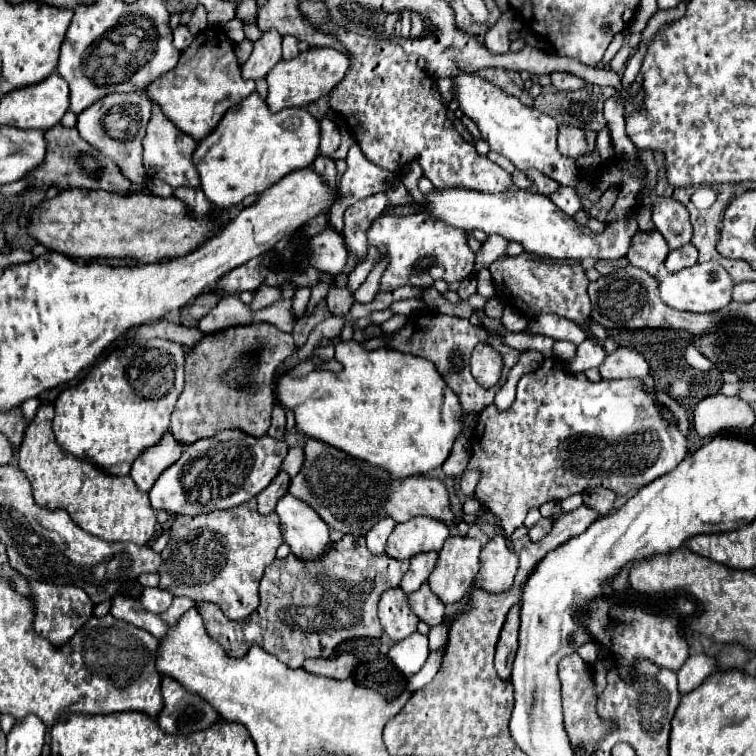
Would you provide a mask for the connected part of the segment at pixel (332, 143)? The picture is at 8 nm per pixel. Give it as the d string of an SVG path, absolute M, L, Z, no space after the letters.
M322 118L322 120L320 120L320 126L322 126L320 154L322 154L322 156L330 156L330 154L340 146L338 126L336 126L332 120L328 120L328 118Z

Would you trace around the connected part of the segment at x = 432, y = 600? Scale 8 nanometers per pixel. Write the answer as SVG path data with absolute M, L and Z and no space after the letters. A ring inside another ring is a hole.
M424 582L412 596L412 610L418 614L422 622L428 626L438 626L444 618L444 602L430 590L428 582Z

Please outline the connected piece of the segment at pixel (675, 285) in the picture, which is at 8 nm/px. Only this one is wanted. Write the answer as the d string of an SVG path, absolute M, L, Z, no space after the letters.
M706 262L706 264L694 264L686 270L676 272L676 274L662 274L660 282L658 282L658 288L660 288L662 300L676 310L718 312L732 302L734 280L730 278L730 274L718 262Z

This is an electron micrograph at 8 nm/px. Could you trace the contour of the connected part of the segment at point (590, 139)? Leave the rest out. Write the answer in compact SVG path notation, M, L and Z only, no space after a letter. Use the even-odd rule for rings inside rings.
M570 124L558 126L558 148L570 158L578 158L582 152L588 152L596 146L596 132L582 130Z

